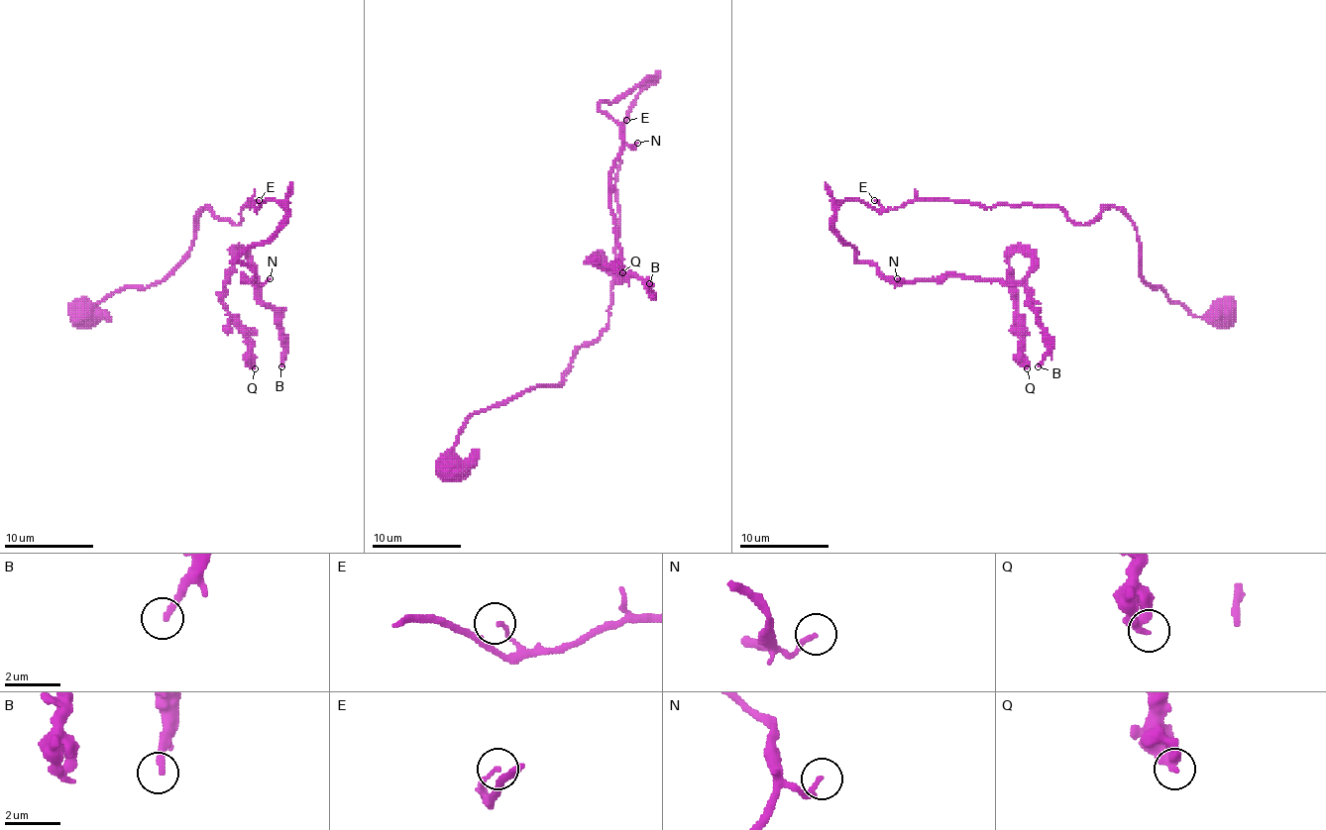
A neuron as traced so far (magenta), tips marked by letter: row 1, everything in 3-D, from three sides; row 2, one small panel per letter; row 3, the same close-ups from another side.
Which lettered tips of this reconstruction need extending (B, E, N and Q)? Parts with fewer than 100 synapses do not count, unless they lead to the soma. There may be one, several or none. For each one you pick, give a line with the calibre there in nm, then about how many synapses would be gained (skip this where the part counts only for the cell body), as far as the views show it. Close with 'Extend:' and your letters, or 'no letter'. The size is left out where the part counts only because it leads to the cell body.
Extend: no letter

